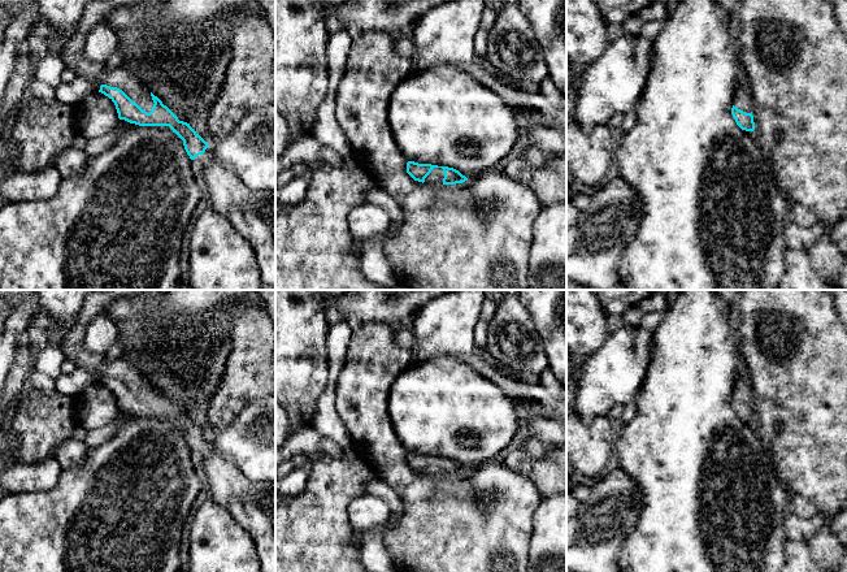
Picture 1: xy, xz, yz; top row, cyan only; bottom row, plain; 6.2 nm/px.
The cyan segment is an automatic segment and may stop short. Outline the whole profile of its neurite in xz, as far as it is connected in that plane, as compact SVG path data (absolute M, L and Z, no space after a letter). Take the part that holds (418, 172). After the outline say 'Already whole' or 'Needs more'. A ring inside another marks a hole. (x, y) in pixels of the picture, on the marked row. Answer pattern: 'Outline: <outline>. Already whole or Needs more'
Outline: M407 162L407 173L418 182L429 185L456 185L468 181L459 170L431 164Z. Needs more

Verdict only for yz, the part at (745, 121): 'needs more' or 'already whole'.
needs more

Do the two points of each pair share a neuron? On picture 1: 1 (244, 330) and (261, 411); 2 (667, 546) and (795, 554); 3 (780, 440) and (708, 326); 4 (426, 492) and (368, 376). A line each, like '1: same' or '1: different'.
1: different
2: different
3: different
4: same

